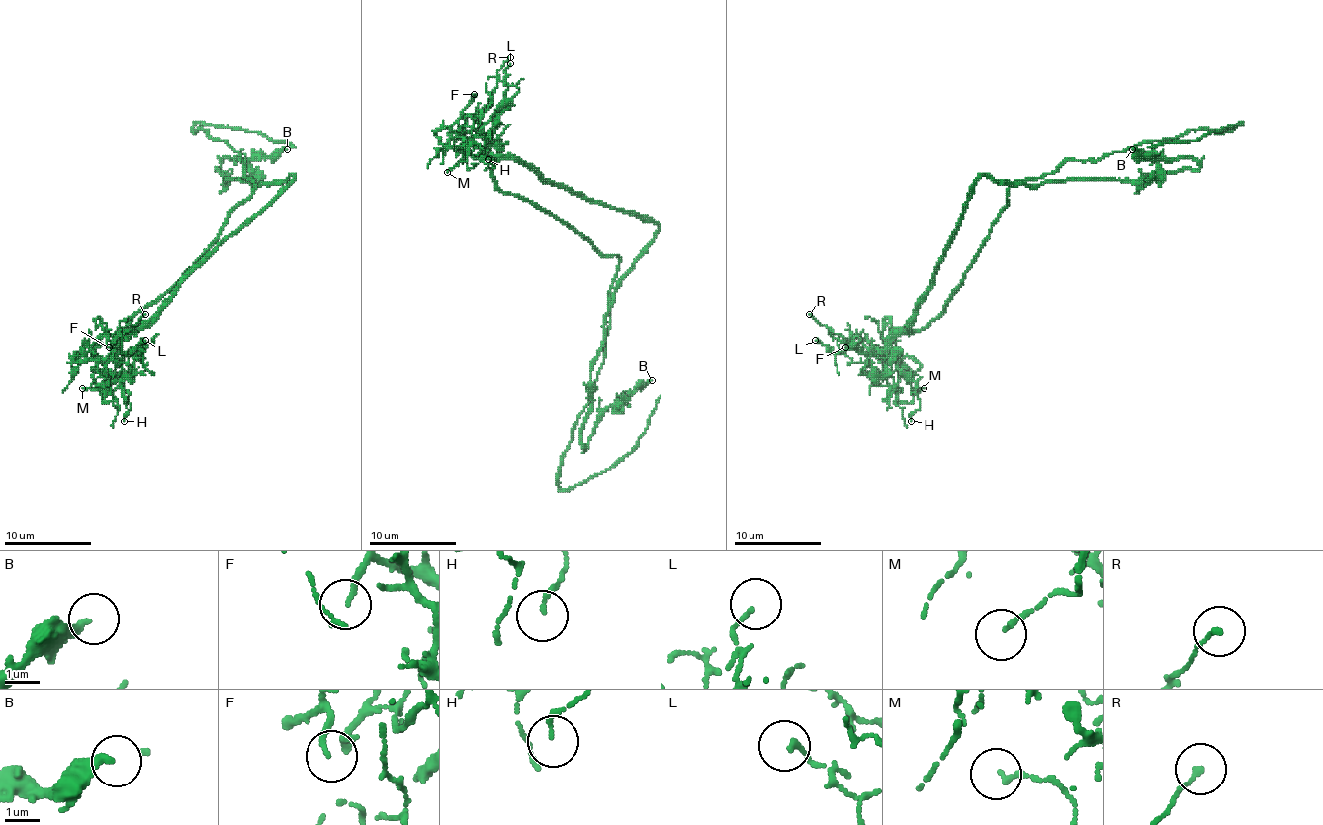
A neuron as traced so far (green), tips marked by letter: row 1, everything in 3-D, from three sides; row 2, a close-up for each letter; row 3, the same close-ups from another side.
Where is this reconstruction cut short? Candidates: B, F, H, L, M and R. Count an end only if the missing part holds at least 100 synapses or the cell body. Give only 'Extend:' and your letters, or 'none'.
Extend: B

